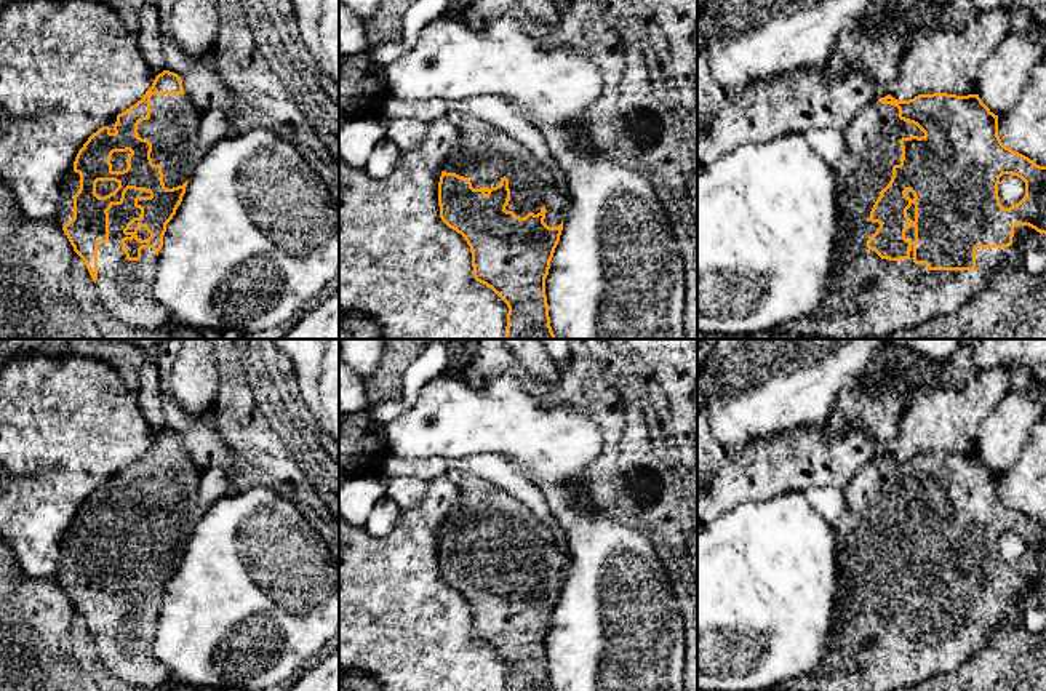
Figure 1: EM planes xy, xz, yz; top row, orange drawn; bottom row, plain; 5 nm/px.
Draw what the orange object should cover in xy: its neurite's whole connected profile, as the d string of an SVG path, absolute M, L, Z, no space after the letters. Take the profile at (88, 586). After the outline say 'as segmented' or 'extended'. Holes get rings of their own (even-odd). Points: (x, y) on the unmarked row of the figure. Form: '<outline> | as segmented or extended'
M163 429L141 459L88 496L62 536L56 581L85 619L109 673L130 686L155 688L171 680L170 670L154 656L155 622L166 582L176 573L194 526L203 515L197 497L200 475L202 470L184 451L181 435Z | extended

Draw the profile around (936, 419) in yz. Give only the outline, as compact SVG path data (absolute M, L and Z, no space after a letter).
M1004 368L984 369L963 389L915 389L891 454L908 459L932 451L977 453L977 429L1008 392Z

